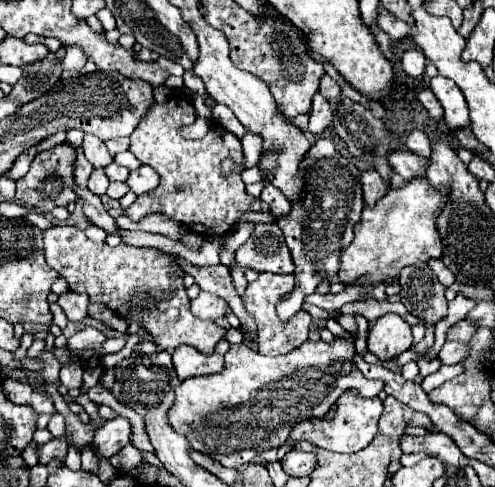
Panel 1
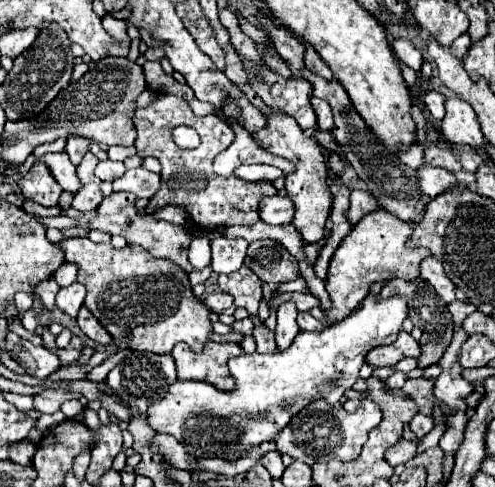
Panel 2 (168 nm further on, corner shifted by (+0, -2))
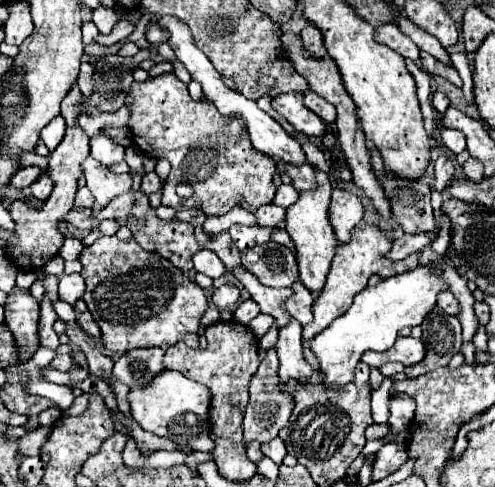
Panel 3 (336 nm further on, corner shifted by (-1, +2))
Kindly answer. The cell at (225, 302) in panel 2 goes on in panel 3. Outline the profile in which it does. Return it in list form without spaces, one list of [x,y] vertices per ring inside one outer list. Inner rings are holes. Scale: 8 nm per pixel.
[[[226,284],[226,286],[220,286],[220,288],[216,288],[216,290],[214,290],[212,302],[214,302],[220,310],[224,310],[224,308],[234,306],[234,304],[238,302],[238,298],[240,298],[240,290],[238,290],[236,286]]]

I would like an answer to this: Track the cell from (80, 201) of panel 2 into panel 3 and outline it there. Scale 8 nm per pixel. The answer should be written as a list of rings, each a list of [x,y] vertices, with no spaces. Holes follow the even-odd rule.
[[[80,186],[76,192],[76,200],[74,200],[76,208],[92,208],[94,206],[94,198],[90,194],[90,190],[86,186]]]

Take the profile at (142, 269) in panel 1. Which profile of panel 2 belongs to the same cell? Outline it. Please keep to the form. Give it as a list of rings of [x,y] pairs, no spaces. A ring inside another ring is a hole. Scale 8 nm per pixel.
[[[65,238],[59,242],[65,250],[65,260],[79,266],[77,282],[85,284],[87,296],[85,306],[91,314],[105,326],[119,350],[139,350],[153,354],[171,354],[177,342],[187,342],[193,352],[199,352],[211,334],[211,320],[207,306],[193,294],[187,272],[169,260],[151,256],[141,246],[127,244],[123,250],[113,248],[111,244],[95,244],[89,238]]]

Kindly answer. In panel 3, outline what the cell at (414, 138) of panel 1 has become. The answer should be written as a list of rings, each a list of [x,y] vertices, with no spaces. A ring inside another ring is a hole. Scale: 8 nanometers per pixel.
[[[440,154],[438,160],[436,160],[436,164],[434,164],[434,172],[436,172],[434,188],[442,192],[446,188],[446,184],[448,184],[448,180],[454,176],[454,170],[456,170],[454,164],[444,154]]]

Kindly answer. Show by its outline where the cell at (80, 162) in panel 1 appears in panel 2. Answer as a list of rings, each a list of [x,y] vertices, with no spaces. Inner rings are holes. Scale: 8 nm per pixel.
[[[69,136],[67,138],[67,146],[65,146],[65,152],[69,154],[71,162],[75,162],[75,166],[83,160],[83,156],[89,152],[89,144],[93,140],[91,138],[81,138],[81,136]]]

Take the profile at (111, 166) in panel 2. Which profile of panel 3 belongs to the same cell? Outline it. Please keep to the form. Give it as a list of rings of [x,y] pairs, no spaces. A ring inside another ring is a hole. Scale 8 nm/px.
[[[100,134],[100,136],[90,138],[90,156],[96,158],[104,166],[112,166],[124,160],[124,148],[112,142],[108,136]]]

